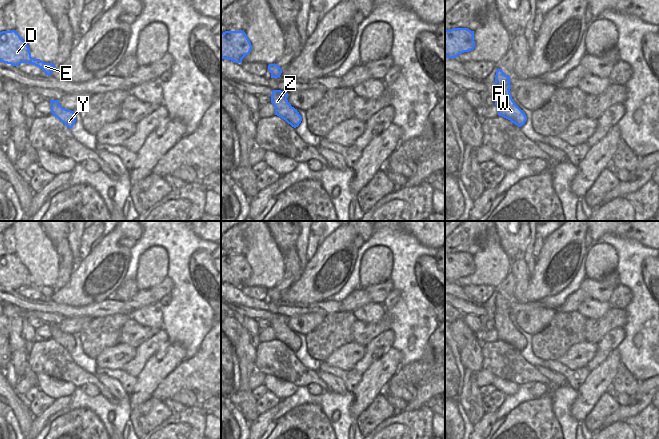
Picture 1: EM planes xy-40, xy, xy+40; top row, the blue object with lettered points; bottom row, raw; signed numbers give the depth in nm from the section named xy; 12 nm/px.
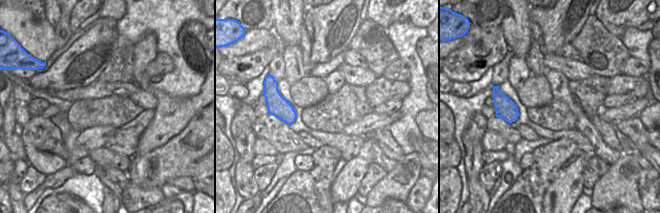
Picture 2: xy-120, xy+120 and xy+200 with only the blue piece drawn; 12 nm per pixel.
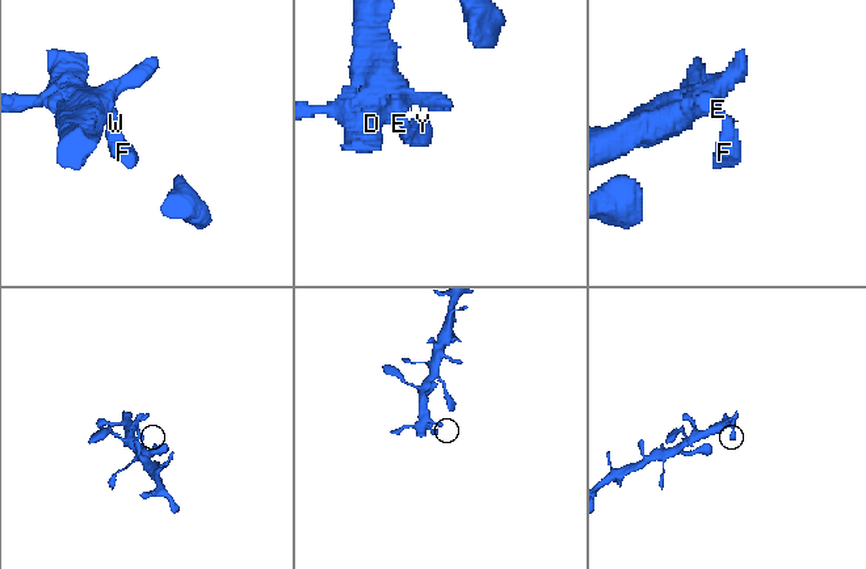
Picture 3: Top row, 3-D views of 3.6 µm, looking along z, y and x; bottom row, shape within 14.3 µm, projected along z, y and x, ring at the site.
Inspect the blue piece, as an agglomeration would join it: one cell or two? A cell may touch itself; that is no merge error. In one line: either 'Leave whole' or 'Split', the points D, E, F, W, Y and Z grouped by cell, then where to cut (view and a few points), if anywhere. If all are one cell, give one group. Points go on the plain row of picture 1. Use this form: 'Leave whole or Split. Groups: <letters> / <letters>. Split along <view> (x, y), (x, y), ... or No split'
Leave whole. Groups: D E F W Y Z. No split

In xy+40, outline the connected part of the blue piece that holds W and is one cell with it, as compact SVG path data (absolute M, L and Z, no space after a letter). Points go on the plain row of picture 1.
M497 293L495 299L494 322L498 332L498 339L521 351L525 348L527 341L513 325L510 318L510 300L504 298L501 293Z

